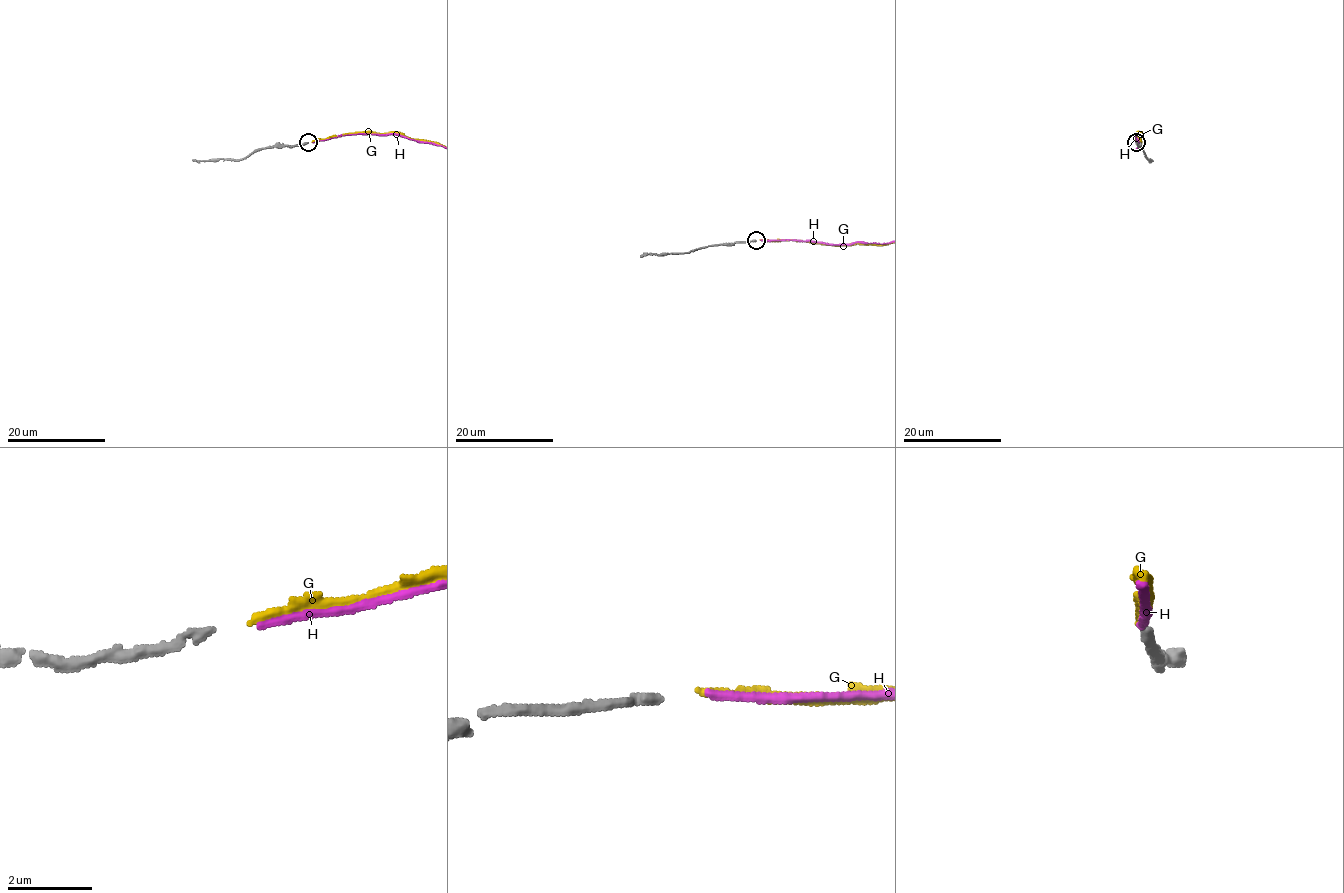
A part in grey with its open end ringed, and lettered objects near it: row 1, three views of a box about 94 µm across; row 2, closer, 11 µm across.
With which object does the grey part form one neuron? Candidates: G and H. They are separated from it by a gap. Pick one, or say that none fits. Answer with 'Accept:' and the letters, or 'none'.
Accept: G

